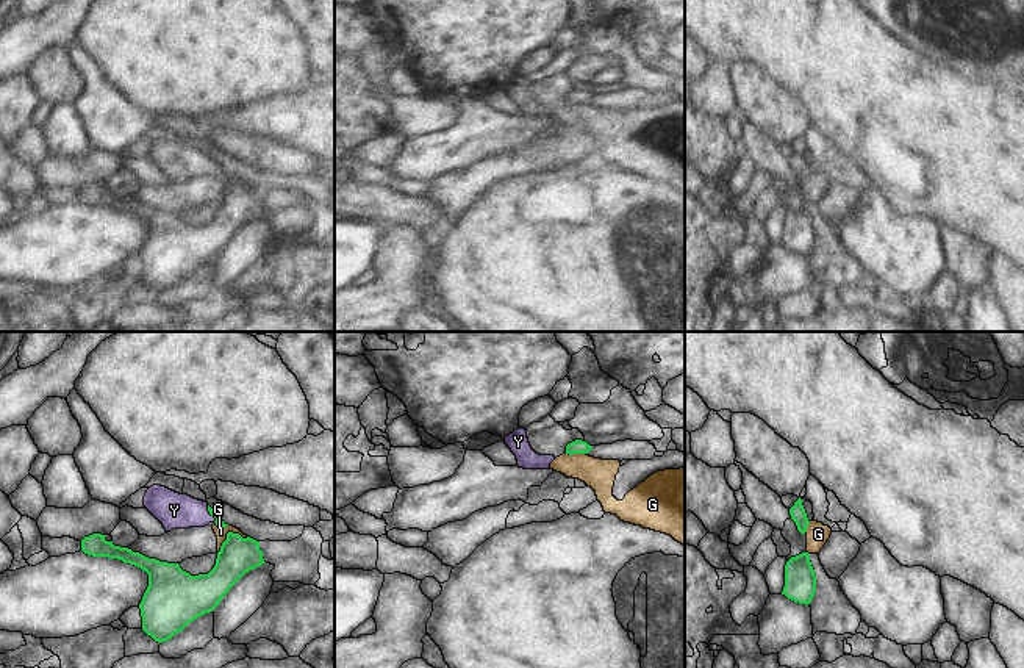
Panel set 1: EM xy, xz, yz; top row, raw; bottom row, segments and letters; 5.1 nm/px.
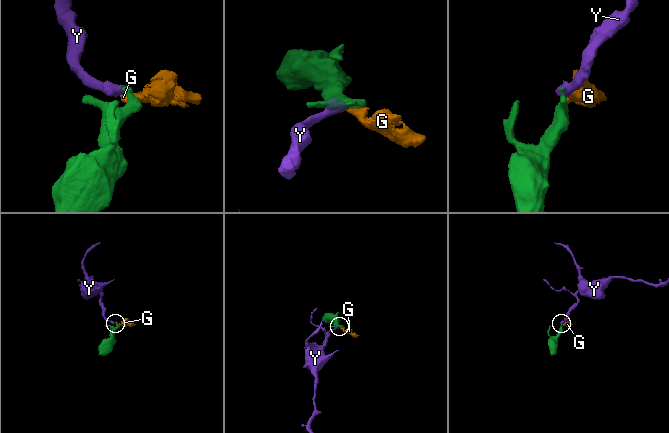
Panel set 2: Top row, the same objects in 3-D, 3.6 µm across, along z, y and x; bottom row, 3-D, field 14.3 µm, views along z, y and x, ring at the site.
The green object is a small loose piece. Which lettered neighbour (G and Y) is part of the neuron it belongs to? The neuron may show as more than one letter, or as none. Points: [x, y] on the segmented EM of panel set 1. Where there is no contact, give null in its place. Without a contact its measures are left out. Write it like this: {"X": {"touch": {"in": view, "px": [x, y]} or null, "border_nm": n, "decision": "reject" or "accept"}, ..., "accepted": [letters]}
{"G": {"touch": {"in": "xy", "px": [227, 534]}, "border_nm": 180, "decision": "reject"}, "Y": {"touch": {"in": "xy", "px": [210, 513]}, "border_nm": 100, "decision": "accept"}, "accepted": ["Y"]}

